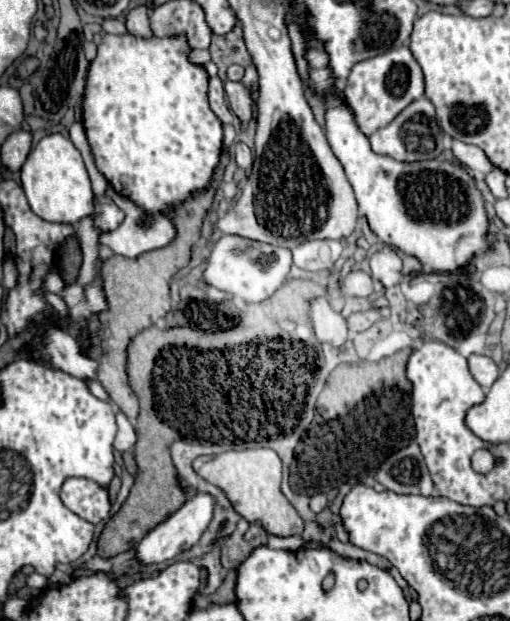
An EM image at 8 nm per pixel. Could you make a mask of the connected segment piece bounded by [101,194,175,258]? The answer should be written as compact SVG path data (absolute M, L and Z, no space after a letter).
M121 194L109 196L125 212L125 220L119 228L101 236L101 244L109 246L115 254L135 258L143 252L167 246L175 238L173 224L163 214L147 214L141 206Z

